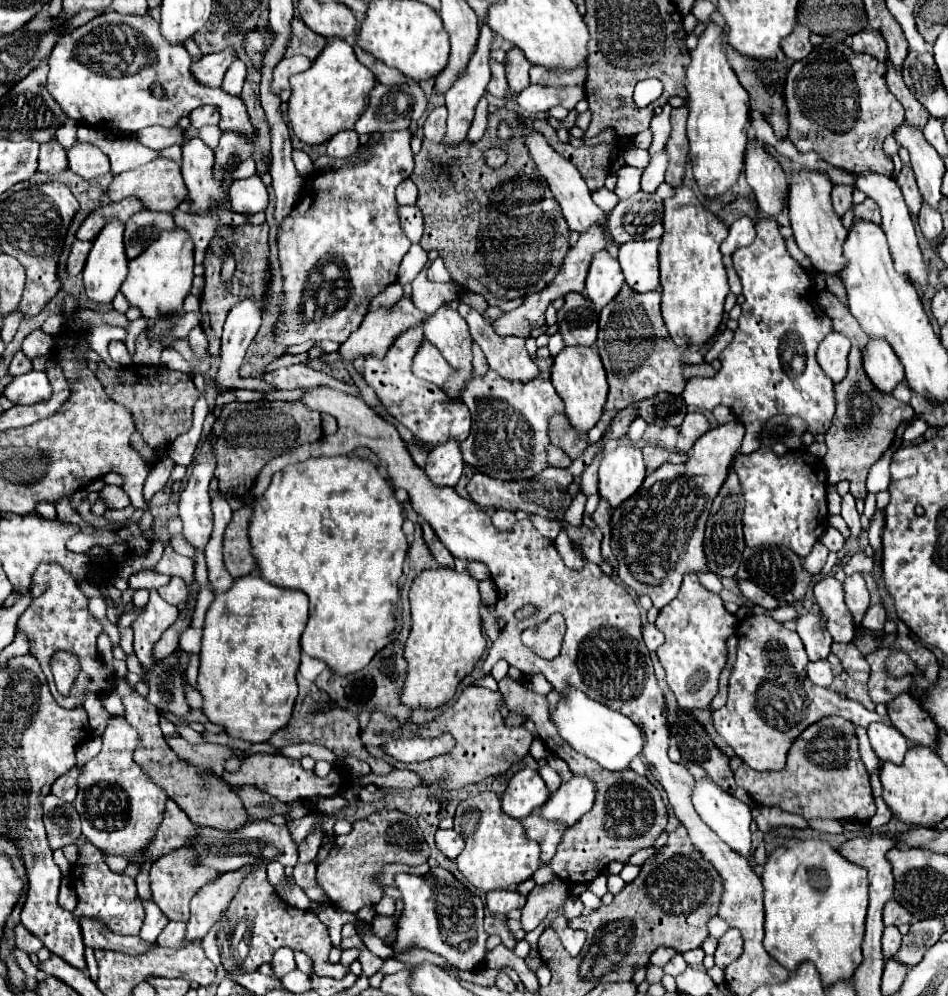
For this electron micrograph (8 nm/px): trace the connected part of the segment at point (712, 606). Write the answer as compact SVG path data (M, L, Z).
M695 573L683 577L679 595L669 601L655 625L665 633L665 643L657 649L659 661L667 673L667 685L675 693L679 707L703 709L717 695L717 679L727 663L727 639L735 633L737 617L731 615L719 595L707 591Z

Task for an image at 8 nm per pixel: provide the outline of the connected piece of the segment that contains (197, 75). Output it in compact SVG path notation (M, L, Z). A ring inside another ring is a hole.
M223 49L219 53L209 53L203 55L199 61L191 65L191 75L195 81L205 83L207 87L221 87L223 75L227 67L235 61L235 51L233 49Z

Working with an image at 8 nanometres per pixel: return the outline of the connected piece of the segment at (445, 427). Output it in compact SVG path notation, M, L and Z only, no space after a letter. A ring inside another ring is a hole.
M413 327L413 331L405 331L405 335L401 335L401 339L397 339L397 343L393 343L393 347L389 349L389 355L385 355L385 359L379 361L369 355L369 359L365 359L363 379L367 381L369 387L373 387L383 409L387 409L387 413L391 413L407 429L411 429L411 433L417 439L421 439L421 443L425 443L429 447L435 447L449 439L455 439L461 443L469 435L469 429L471 429L469 409L465 405L461 405L461 401L447 401L445 393L439 391L437 385L417 379L411 373L413 353L417 353L421 339L423 339L421 327Z

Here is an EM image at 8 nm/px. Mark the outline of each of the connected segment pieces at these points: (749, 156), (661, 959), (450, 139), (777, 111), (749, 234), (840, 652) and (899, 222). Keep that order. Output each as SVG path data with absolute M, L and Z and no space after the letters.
M751 139L745 147L745 175L757 195L759 209L767 217L777 217L783 209L787 181L779 161L761 141Z
M659 947L659 949L651 955L651 963L657 965L657 967L663 967L675 953L677 953L677 951L671 949L671 947Z
M485 25L481 29L481 37L479 37L479 43L477 43L477 49L471 57L471 61L467 63L467 69L465 69L465 75L461 73L457 77L457 81L449 87L449 91L445 93L445 101L447 101L447 109L449 109L449 117L447 117L447 131L445 131L445 137L443 137L443 145L447 147L455 147L459 145L465 137L467 137L467 131L471 127L471 121L473 121L473 115L475 115L475 107L479 103L479 99L483 97L485 93L485 87L489 83L489 77L491 77L491 71L489 71L489 53L491 53L491 41L493 41L493 31L489 31L489 25Z
M723 41L723 49L727 55L727 61L731 65L731 69L735 71L739 83L745 87L745 91L751 97L751 109L757 109L773 127L777 139L785 139L787 137L787 129L789 129L789 121L787 121L787 107L785 107L785 77L789 71L791 61L783 55L777 55L775 59L753 59L747 55L741 55L739 51L735 51L727 41Z
M741 217L729 227L729 237L721 243L721 253L723 255L733 255L735 249L751 245L753 239L755 239L753 221L749 217Z
M833 643L833 653L837 655L851 679L859 683L865 683L869 679L869 663L853 643Z
M865 171L865 173L857 175L855 189L861 189L869 199L873 199L881 207L881 215L883 215L881 227L885 231L885 237L887 237L887 243L889 243L889 249L891 249L891 255L893 255L893 261L895 261L895 269L897 269L897 273L905 275L909 279L909 283L921 295L925 295L925 291L927 291L927 263L923 261L923 253L921 253L919 243L917 243L915 227L913 227L913 221L909 217L909 209L903 201L899 185L889 177Z

